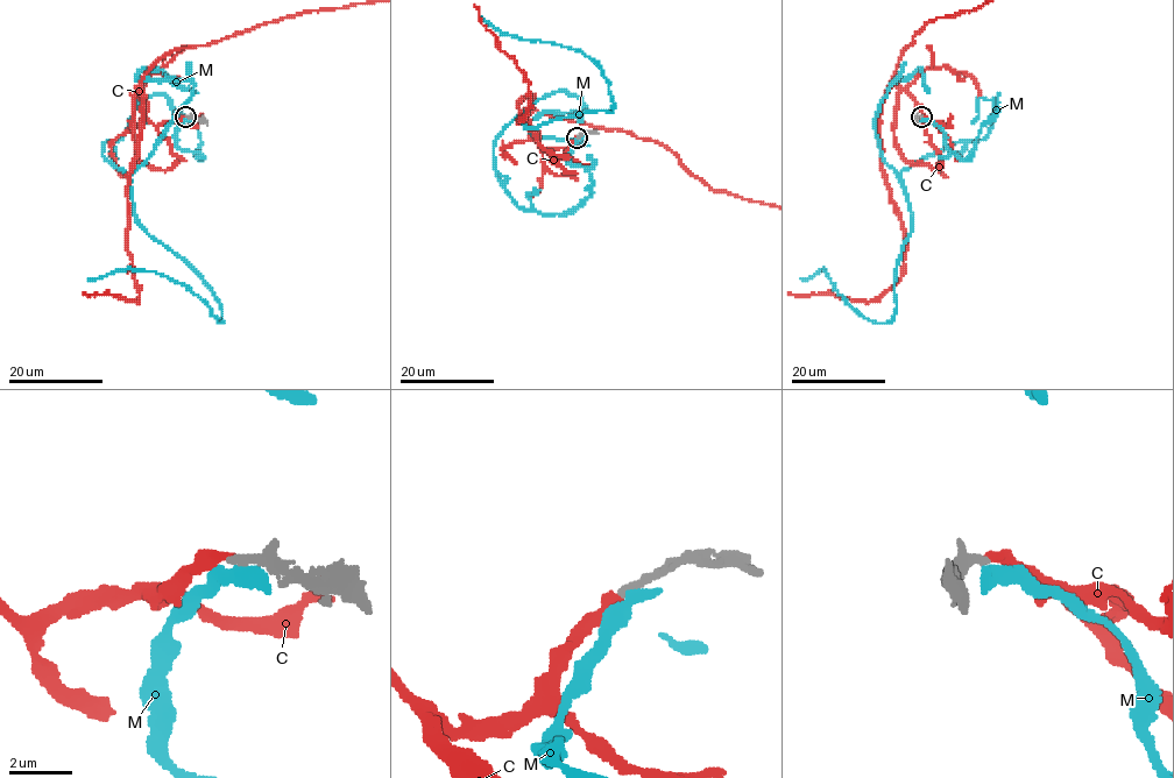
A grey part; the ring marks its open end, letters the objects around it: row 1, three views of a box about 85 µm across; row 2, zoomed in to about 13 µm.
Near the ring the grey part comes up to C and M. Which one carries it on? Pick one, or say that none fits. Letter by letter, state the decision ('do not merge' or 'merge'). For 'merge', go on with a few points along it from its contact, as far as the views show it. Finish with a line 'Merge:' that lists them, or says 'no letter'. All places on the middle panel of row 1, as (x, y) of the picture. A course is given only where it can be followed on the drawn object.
C: merge
M: do not merge
Merge: C

